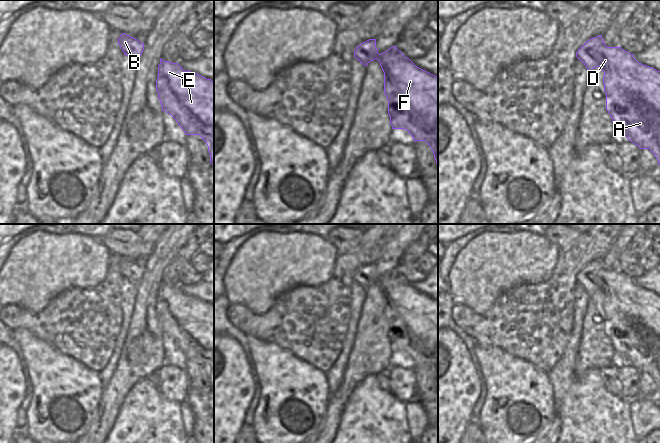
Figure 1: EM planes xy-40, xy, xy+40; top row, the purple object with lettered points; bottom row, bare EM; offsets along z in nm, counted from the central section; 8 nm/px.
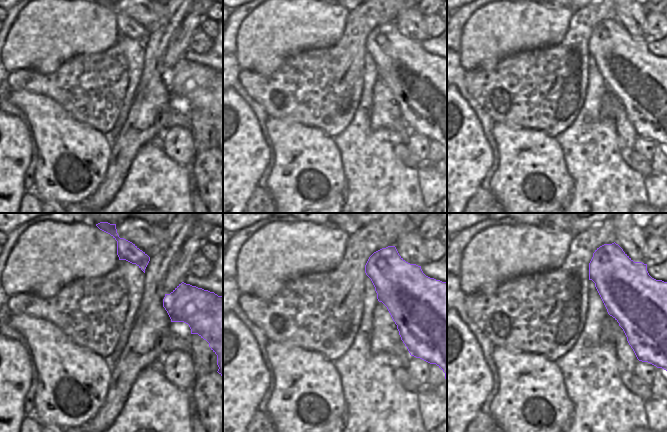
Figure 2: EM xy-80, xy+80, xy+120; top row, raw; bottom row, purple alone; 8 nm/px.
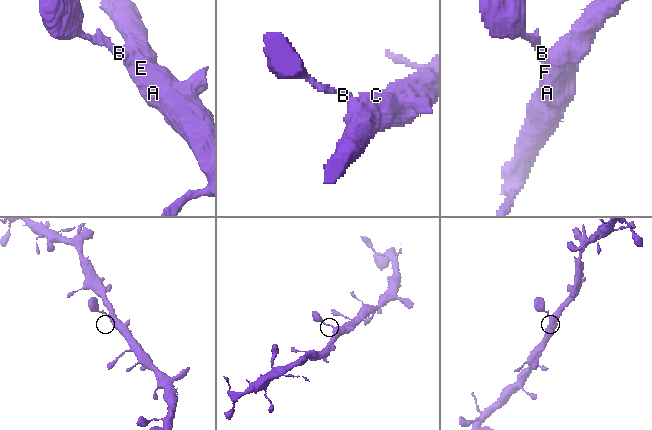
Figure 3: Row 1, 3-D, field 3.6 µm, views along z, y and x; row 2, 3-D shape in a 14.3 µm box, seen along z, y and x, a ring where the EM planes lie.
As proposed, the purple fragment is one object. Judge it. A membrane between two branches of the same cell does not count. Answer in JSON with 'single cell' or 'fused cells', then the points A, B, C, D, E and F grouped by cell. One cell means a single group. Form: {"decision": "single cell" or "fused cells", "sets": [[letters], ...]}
{"decision": "single cell", "sets": [["A", "B", "C", "D", "E", "F"]]}

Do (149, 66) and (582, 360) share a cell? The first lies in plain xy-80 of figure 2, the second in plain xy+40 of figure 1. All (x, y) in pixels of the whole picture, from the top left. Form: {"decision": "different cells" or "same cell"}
{"decision": "same cell"}

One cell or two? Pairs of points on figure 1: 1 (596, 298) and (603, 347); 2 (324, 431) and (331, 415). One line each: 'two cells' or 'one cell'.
1: one cell
2: one cell

